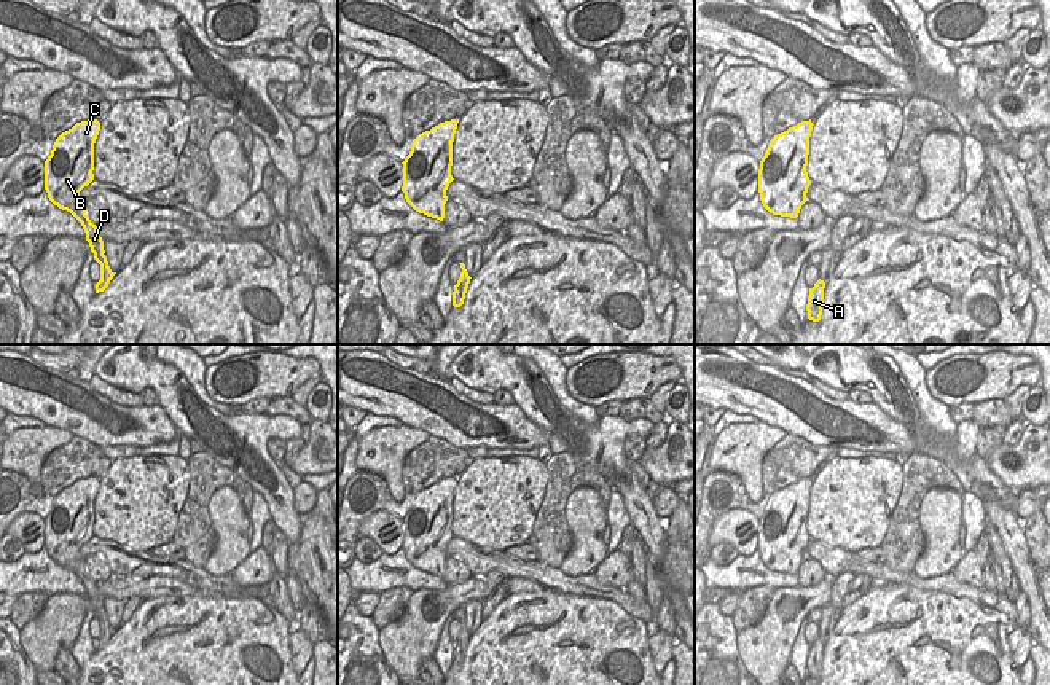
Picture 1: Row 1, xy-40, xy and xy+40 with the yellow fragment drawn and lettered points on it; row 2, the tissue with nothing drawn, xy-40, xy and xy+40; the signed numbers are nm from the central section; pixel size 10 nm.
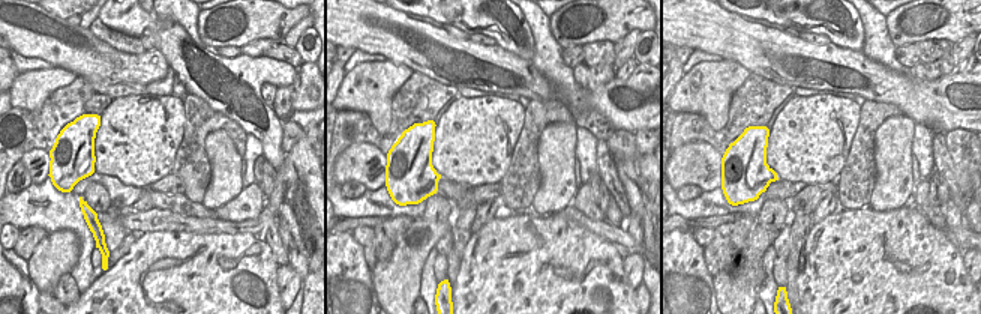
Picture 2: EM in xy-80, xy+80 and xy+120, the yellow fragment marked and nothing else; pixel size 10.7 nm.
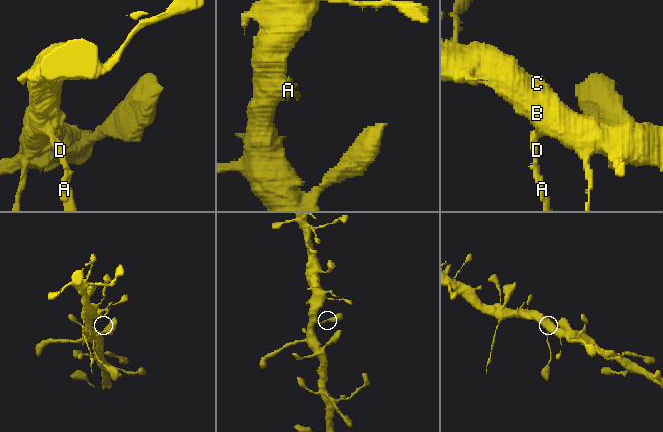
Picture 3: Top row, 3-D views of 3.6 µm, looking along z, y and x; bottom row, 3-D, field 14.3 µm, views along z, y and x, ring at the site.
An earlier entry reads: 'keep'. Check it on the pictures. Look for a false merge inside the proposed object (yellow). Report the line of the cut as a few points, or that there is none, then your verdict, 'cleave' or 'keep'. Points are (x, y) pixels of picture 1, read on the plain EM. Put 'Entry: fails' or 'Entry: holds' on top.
Entry: holds
cut none; keep

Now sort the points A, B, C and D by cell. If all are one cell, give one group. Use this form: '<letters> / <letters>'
A B C D

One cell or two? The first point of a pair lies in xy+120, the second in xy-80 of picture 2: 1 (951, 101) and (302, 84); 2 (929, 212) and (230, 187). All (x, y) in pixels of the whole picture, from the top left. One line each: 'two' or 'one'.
1: one
2: two

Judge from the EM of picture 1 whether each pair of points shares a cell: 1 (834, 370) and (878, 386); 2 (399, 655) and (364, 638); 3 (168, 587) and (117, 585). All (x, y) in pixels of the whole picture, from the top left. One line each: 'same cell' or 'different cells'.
1: same cell
2: different cells
3: same cell

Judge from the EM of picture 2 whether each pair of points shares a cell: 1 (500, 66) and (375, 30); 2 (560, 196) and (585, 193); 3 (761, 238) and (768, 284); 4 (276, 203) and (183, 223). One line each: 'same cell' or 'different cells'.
1: same cell
2: different cells
3: different cells
4: same cell

